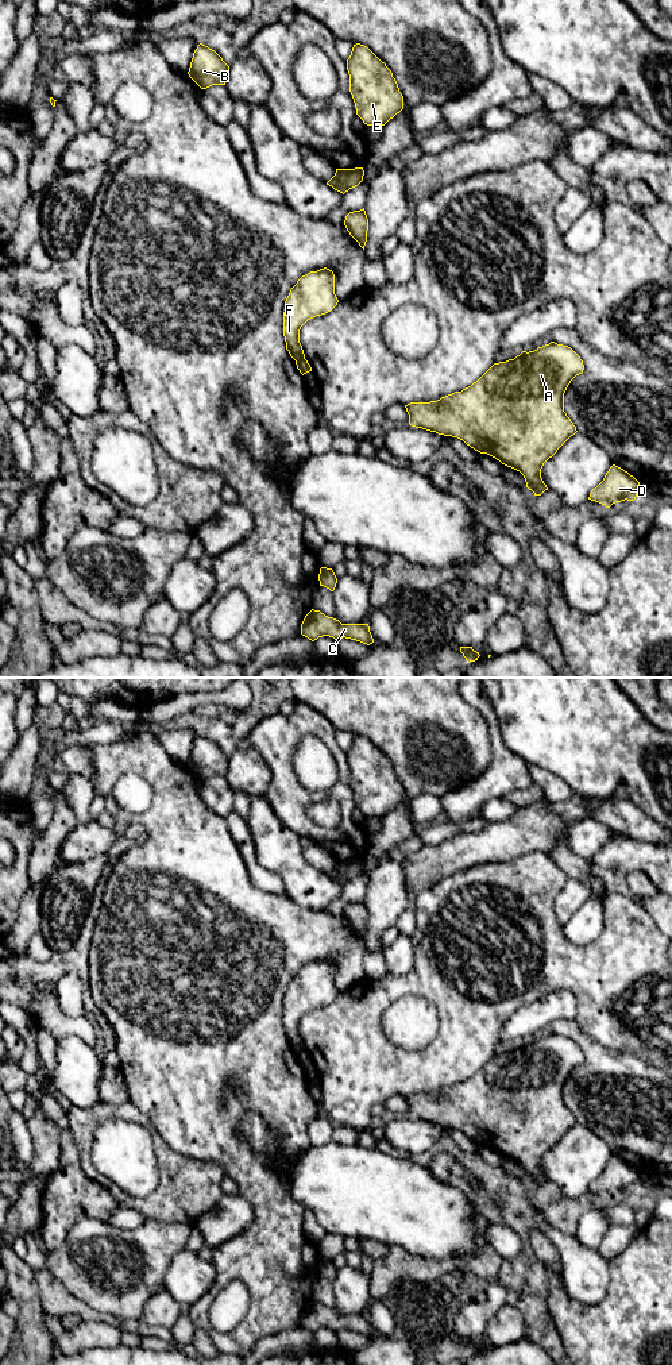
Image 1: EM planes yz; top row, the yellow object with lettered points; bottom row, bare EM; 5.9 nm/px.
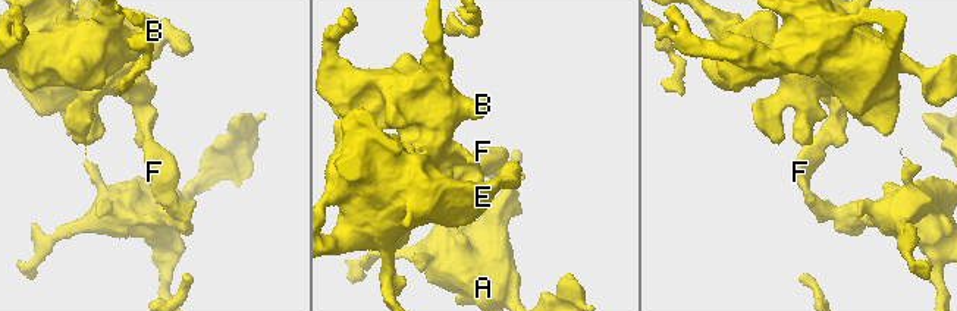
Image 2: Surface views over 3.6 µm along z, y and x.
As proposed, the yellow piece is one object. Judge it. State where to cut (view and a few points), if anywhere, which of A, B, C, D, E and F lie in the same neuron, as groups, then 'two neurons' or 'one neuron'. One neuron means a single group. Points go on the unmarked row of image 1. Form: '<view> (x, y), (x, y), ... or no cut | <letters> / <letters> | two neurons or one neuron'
yz (304, 1048), (296, 1053) | A C D / B E F | two neurons

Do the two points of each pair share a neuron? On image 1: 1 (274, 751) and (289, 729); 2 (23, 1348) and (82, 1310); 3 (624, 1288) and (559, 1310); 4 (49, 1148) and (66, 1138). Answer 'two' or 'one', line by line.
1: one
2: two
3: one
4: two

